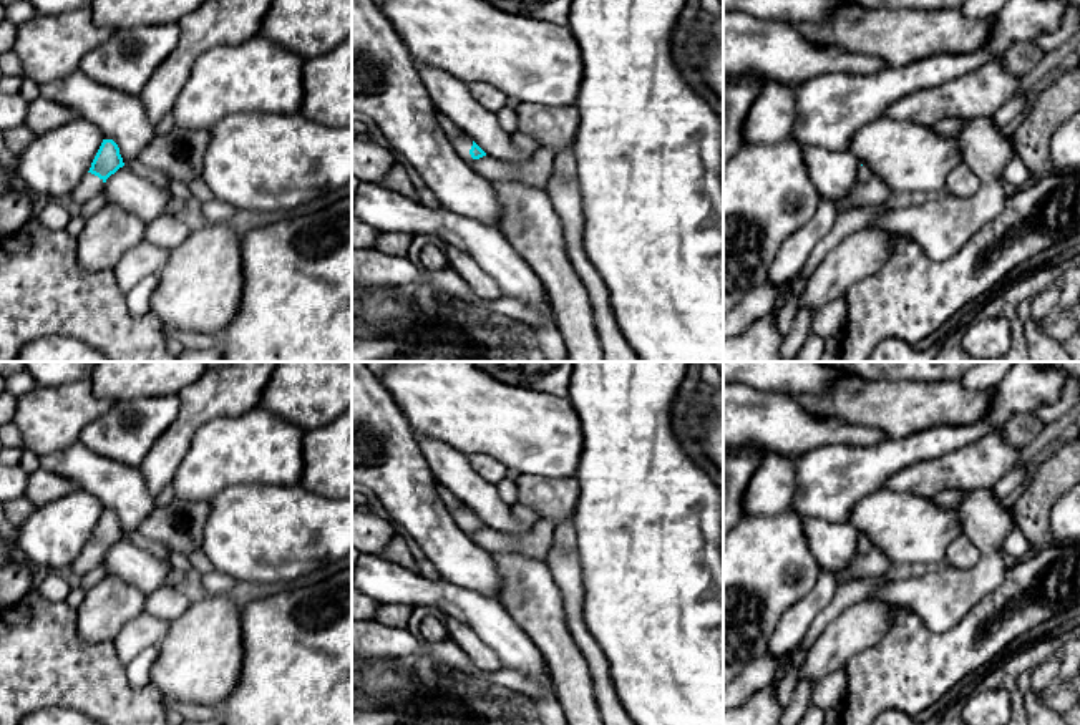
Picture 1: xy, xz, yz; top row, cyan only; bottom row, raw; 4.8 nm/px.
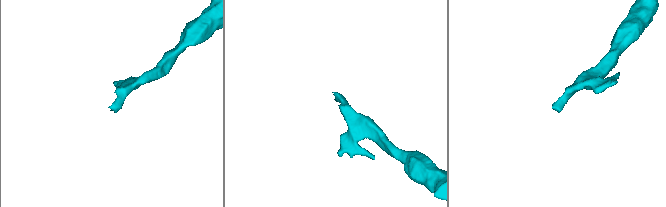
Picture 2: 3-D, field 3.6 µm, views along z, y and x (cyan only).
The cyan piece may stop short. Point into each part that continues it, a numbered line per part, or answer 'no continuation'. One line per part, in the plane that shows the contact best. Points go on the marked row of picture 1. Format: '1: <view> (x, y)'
1: xy (90, 184)

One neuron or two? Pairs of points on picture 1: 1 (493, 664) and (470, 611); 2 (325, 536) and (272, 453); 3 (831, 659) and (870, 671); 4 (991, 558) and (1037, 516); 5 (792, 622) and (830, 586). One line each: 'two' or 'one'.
1: two
2: two
3: two
4: two
5: one

